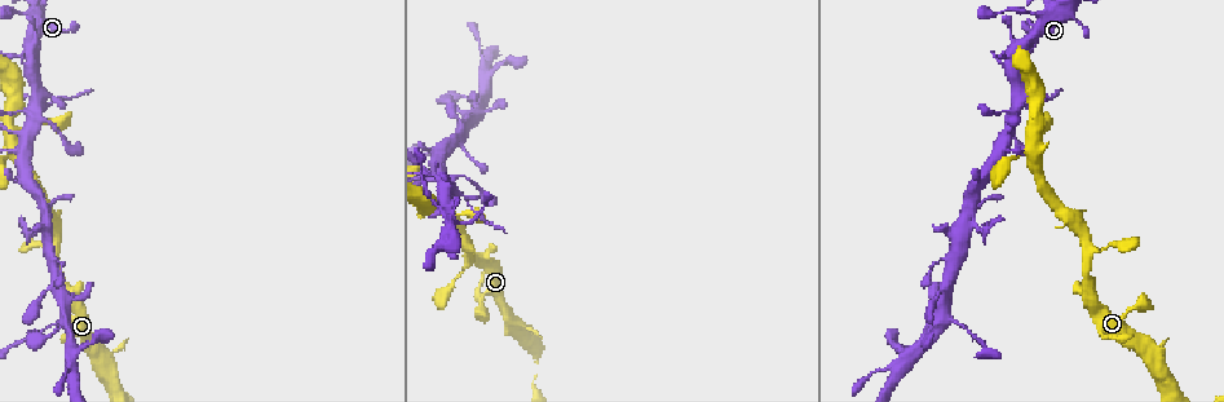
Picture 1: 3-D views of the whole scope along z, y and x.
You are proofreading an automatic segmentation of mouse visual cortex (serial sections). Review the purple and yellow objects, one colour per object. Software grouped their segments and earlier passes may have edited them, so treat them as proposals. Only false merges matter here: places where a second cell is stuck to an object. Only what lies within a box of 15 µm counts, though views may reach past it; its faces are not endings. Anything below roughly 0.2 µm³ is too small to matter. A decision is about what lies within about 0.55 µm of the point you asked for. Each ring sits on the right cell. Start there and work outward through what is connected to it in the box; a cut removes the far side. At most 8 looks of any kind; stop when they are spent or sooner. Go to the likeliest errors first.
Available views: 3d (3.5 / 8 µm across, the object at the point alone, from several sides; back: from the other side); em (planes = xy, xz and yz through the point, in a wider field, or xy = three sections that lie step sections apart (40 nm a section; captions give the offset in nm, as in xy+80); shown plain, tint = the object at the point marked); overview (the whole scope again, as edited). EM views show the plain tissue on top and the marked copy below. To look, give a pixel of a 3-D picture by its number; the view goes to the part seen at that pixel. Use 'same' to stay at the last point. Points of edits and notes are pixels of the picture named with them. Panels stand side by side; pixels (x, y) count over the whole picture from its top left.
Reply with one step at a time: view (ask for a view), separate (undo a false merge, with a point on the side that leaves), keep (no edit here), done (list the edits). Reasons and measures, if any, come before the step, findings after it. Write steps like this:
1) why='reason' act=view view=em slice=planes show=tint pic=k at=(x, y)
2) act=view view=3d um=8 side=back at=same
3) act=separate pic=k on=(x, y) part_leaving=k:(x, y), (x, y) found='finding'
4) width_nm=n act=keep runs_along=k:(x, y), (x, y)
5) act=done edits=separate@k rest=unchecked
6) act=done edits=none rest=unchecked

why='sudden change in width' act=view view=3d um=3.5 pic=1 at=(35, 106)

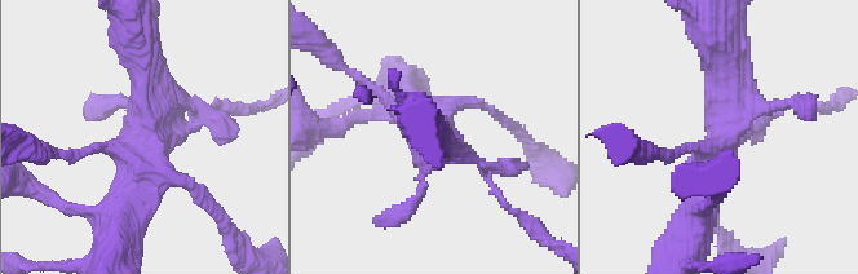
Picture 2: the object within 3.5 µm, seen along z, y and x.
act=view view=em slice=xy step=5 show=tint pic=2 at=(726, 134)

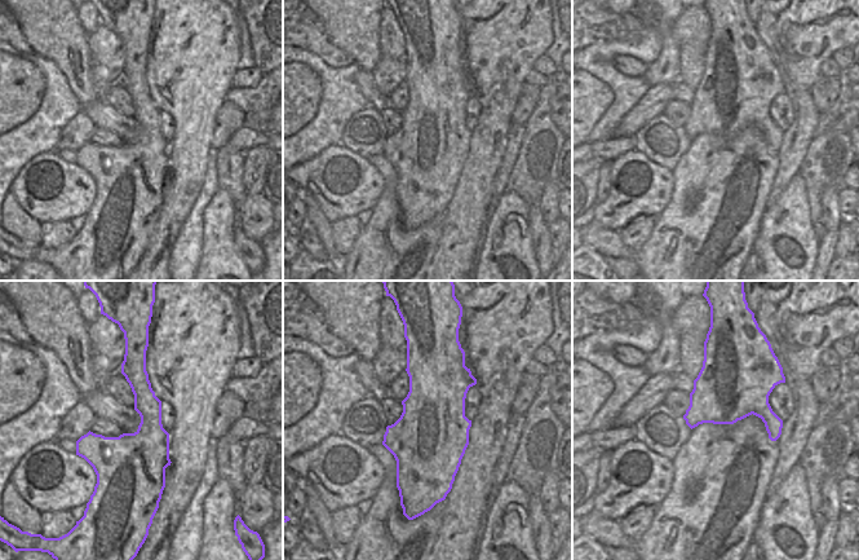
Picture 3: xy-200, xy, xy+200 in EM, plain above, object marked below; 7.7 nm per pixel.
width_nm=600 act=keep runs_along=2:(722, 47), (732, 110), (699, 210) found='continuous, no second cell'

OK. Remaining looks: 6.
why='thick turns thin' act=view view=3d um=8 pic=1 at=(1006, 150)

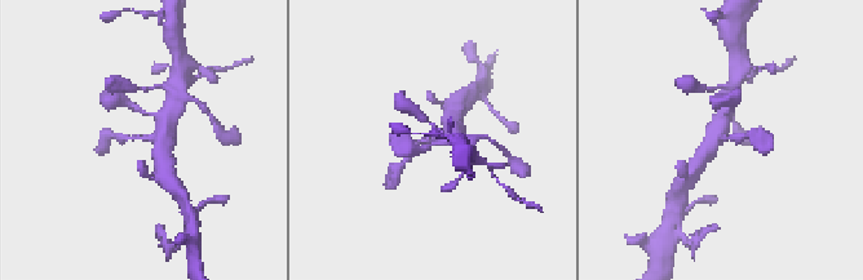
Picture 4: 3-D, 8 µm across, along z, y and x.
why='zoom in' act=view view=3d um=3.5 side=back pic=4 at=(724, 138)

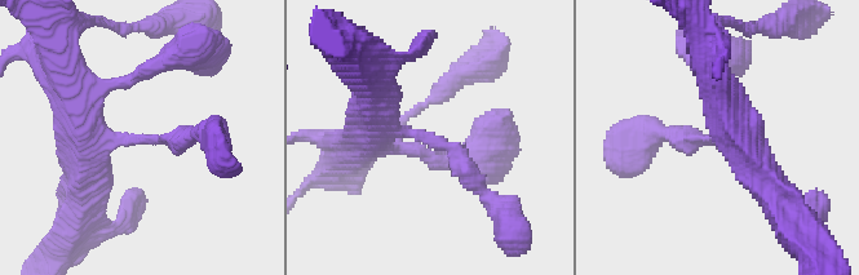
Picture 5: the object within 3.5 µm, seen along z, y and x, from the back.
act=keep runs_along=5:(364, 140), (376, 120), (441, 143), (468, 189) found='one cell here'

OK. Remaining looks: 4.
why='thick turns thin' act=view view=3d um=3.5 pic=1 at=(64, 319)

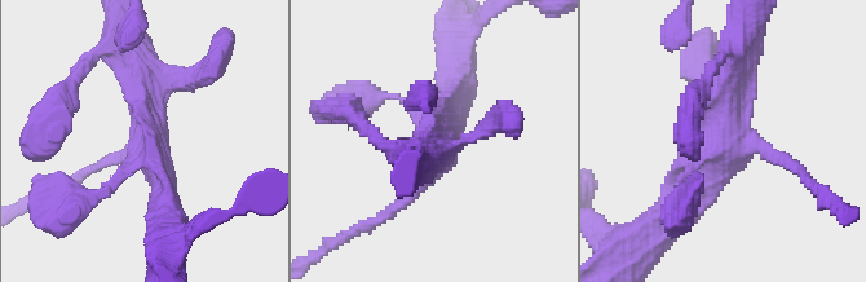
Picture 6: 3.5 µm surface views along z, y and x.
why='need the tissue' act=view view=em slice=xy step=1 show=tint pic=6 at=(723, 137)

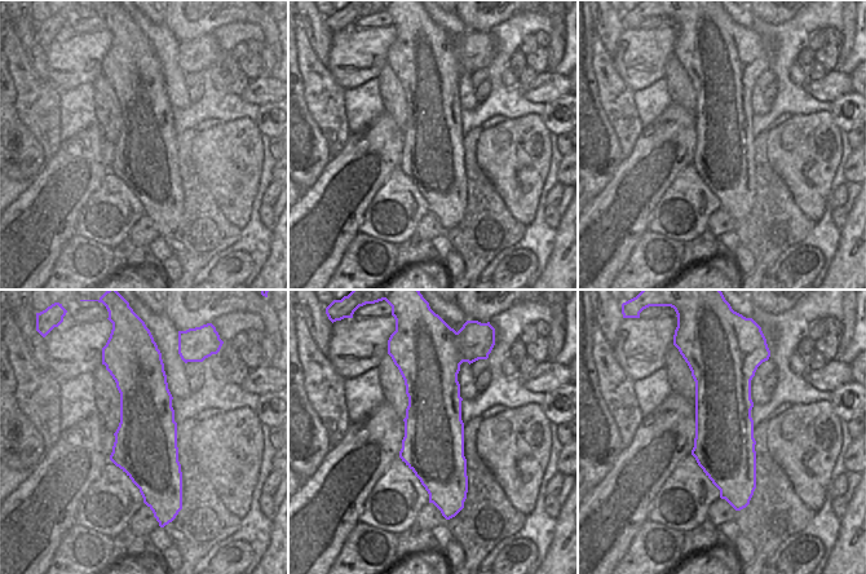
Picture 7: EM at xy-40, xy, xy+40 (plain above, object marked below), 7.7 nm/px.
act=view view=em slice=xy step=5 show=tint at=same

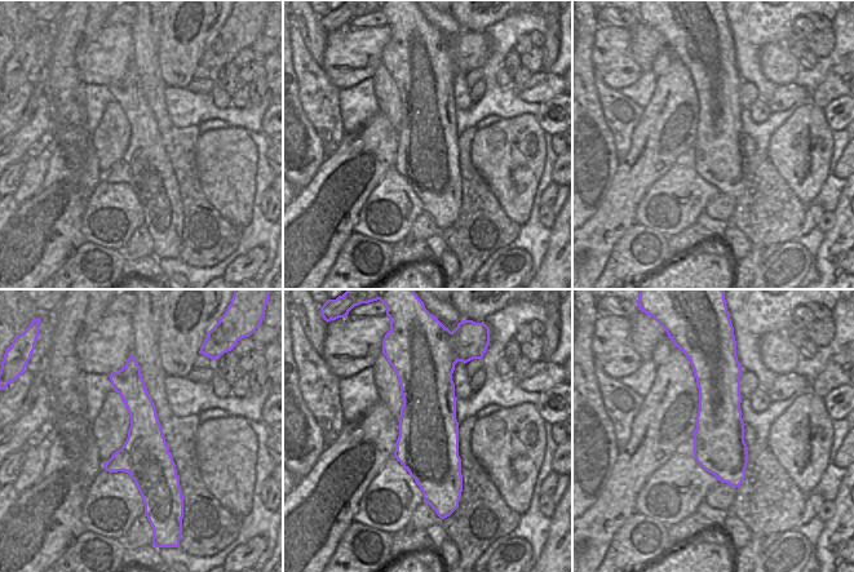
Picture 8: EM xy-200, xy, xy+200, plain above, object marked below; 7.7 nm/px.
act=keep found='continuous, no second cell'

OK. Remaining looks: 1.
act=done edits=none rest=unchecked

